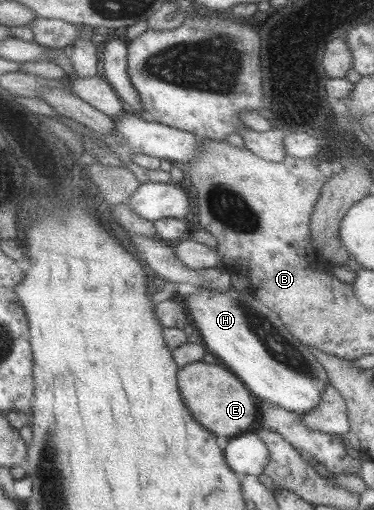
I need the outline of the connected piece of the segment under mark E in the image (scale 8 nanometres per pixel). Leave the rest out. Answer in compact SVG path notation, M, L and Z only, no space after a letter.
M194 362L182 368L178 378L182 396L193 417L217 436L226 436L229 440L239 437L258 420L258 397L228 367Z

